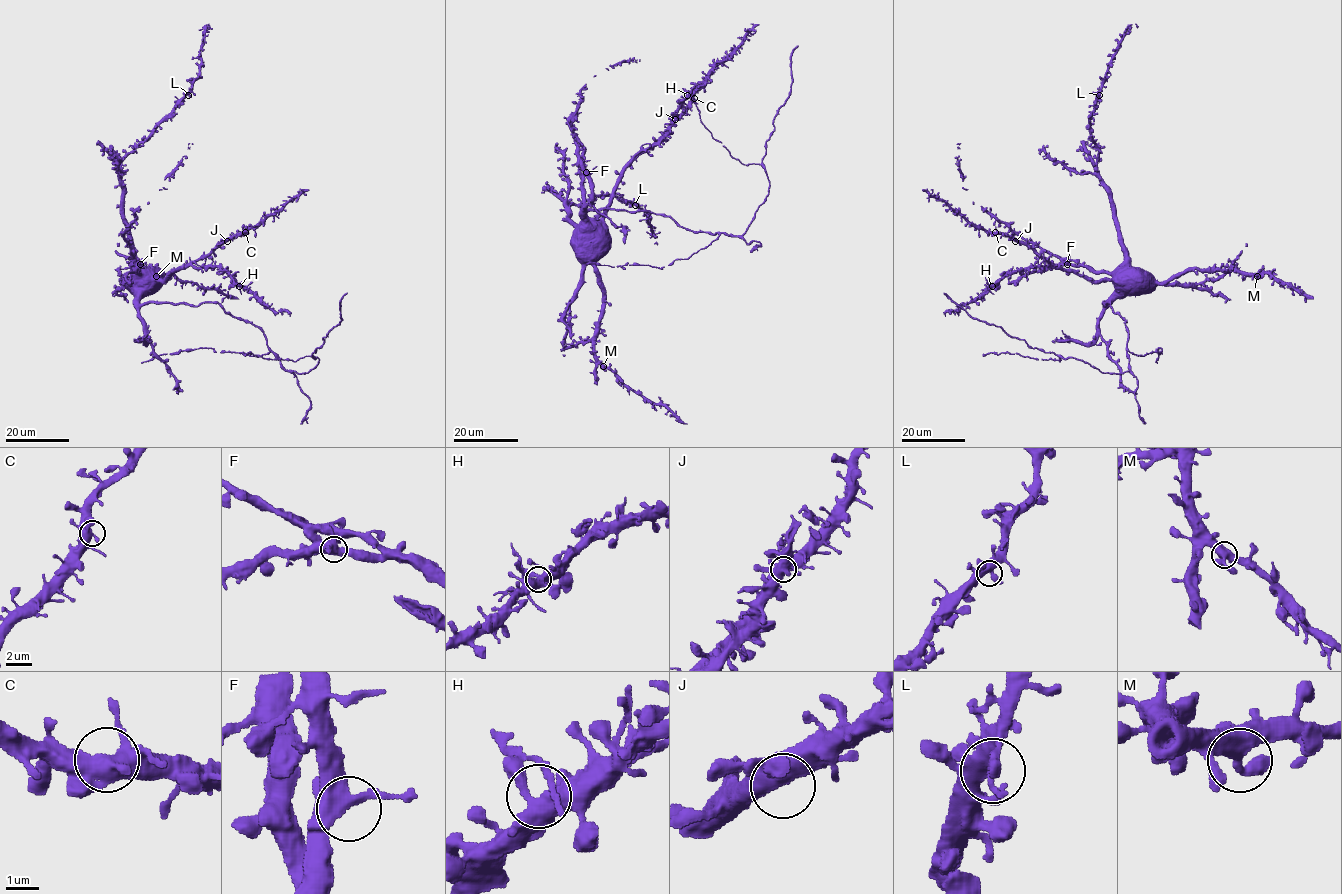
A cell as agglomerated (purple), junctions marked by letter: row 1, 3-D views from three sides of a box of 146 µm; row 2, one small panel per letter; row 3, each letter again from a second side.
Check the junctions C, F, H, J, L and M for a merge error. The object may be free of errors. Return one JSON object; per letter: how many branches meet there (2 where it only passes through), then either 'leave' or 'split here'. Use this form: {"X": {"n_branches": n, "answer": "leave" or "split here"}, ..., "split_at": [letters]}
{"C": {"n_branches": 4, "answer": "leave"}, "F": {"n_branches": 4, "answer": "leave"}, "H": {"n_branches": 4, "answer": "leave"}, "J": {"n_branches": 4, "answer": "leave"}, "L": {"n_branches": 4, "answer": "leave"}, "M": {"n_branches": 4, "answer": "leave"}, "split_at": []}

